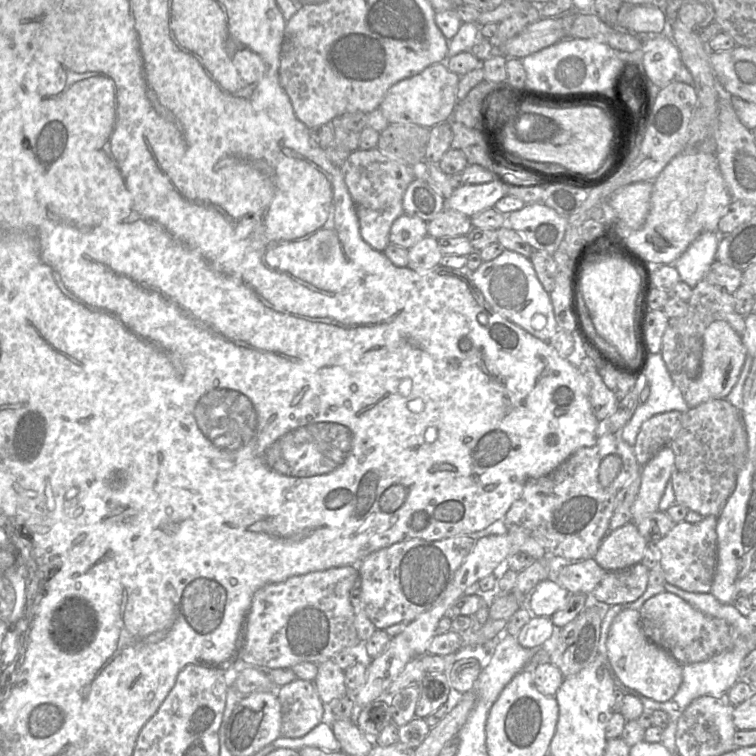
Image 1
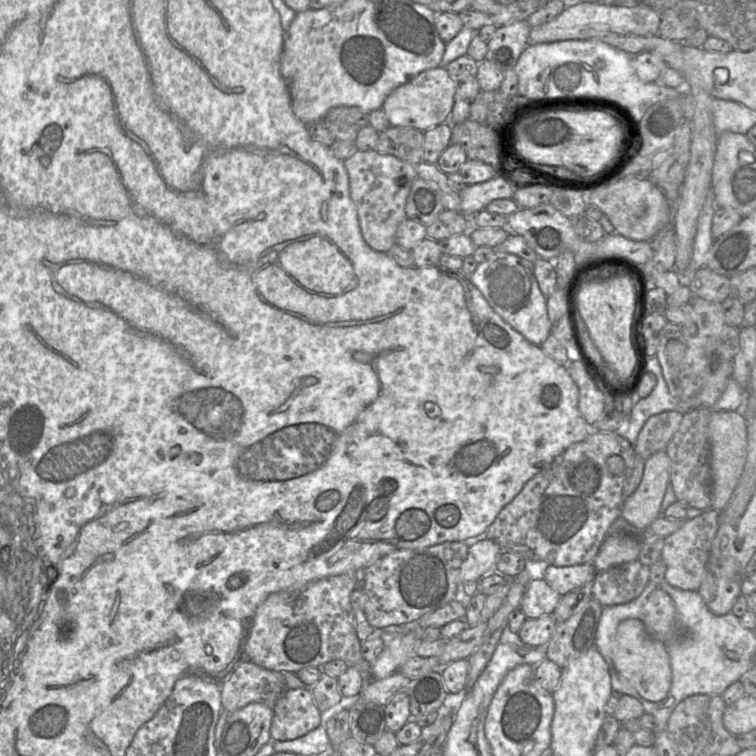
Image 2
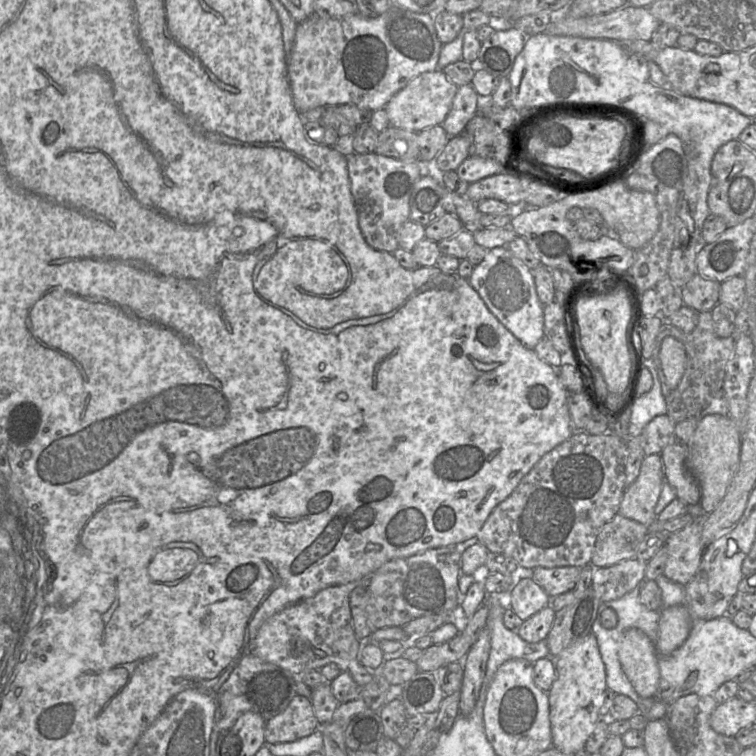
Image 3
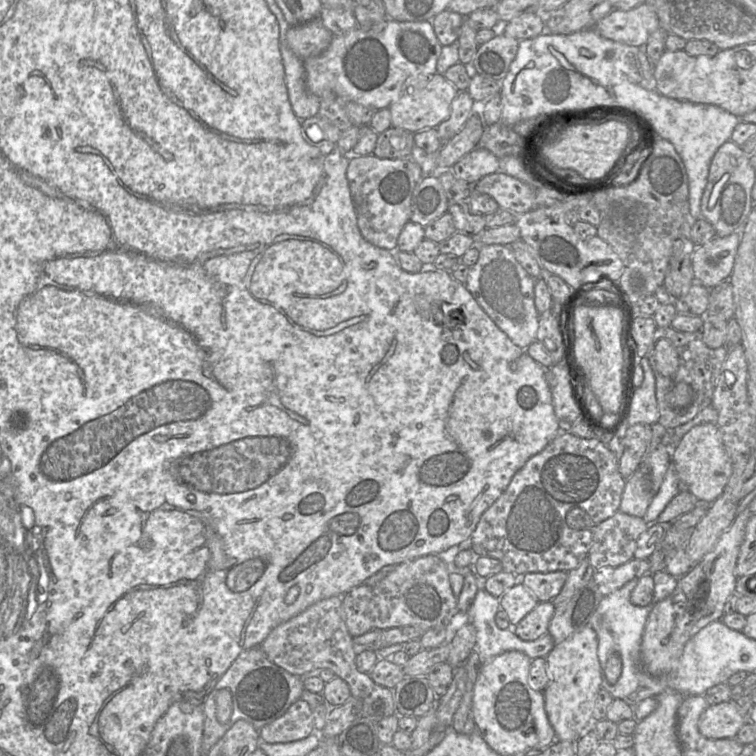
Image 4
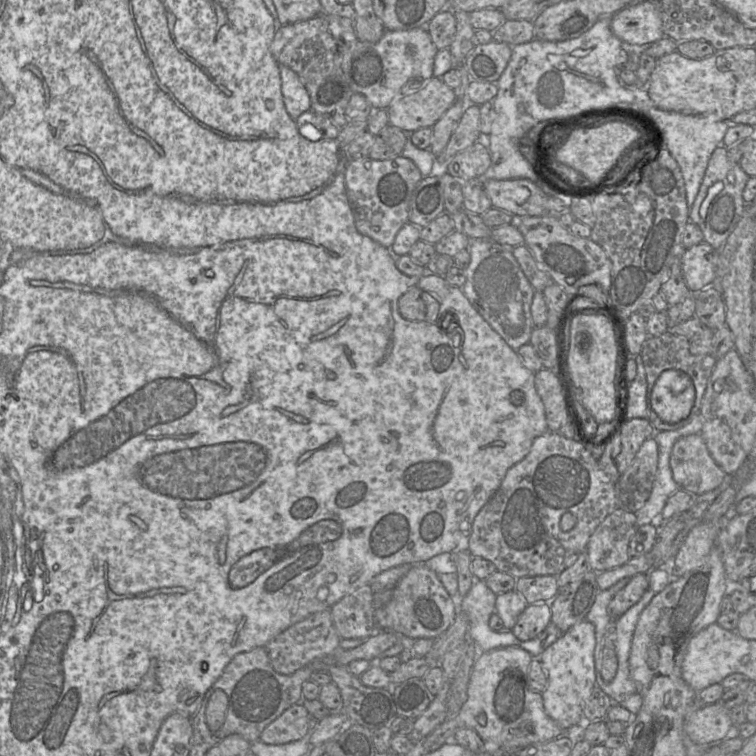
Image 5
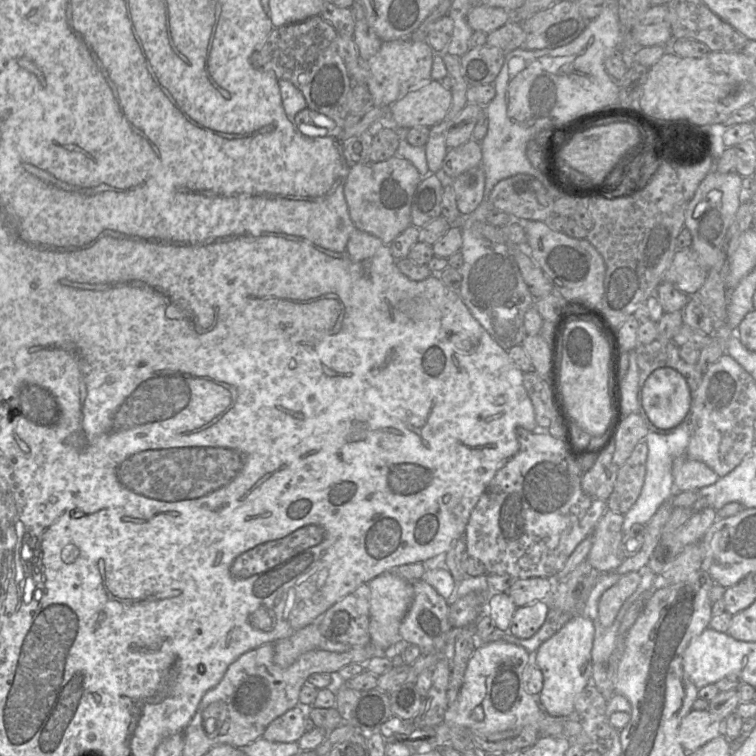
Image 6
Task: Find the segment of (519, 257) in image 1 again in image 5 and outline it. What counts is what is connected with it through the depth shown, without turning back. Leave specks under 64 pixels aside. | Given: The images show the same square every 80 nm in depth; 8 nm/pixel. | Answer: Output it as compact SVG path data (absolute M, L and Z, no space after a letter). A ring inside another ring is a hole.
M470 239L467 249L471 260L465 269L466 281L461 289L476 311L517 350L529 342L535 328L530 310L535 290L514 258L512 248L492 239Z

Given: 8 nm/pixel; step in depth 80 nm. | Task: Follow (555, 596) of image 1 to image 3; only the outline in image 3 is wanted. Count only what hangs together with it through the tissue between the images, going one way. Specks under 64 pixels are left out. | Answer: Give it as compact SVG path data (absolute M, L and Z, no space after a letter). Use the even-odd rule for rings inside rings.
M531 578L520 580L509 590L509 607L523 621L548 606L551 599Z

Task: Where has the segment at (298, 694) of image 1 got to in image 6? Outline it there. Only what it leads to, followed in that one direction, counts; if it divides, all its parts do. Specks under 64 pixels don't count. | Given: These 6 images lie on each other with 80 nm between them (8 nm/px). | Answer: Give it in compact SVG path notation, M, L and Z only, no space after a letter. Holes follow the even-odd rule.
M299 707L286 711L265 729L263 738L270 742L297 742L306 732L305 716Z

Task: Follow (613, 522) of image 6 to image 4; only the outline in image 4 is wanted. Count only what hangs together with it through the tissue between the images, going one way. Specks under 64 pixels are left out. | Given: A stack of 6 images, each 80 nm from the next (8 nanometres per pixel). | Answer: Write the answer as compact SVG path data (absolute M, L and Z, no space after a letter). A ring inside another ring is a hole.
M621 511L596 526L587 559L596 569L616 567L635 558L639 536L647 530L643 518Z

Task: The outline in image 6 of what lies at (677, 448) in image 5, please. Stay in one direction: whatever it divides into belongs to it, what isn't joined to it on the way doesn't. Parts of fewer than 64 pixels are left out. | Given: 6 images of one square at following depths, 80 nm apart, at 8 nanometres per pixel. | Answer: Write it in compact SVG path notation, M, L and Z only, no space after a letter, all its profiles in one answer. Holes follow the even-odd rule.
M686 454L674 460L672 471L676 491L697 490L715 484L720 478L704 462L690 459Z

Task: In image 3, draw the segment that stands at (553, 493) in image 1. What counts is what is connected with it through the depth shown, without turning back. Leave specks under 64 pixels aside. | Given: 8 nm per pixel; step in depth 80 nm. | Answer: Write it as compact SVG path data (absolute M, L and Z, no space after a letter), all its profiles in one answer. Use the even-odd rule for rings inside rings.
M574 432L540 458L473 538L491 553L514 558L521 567L591 565L600 529L619 511L628 455L625 440L616 434Z

